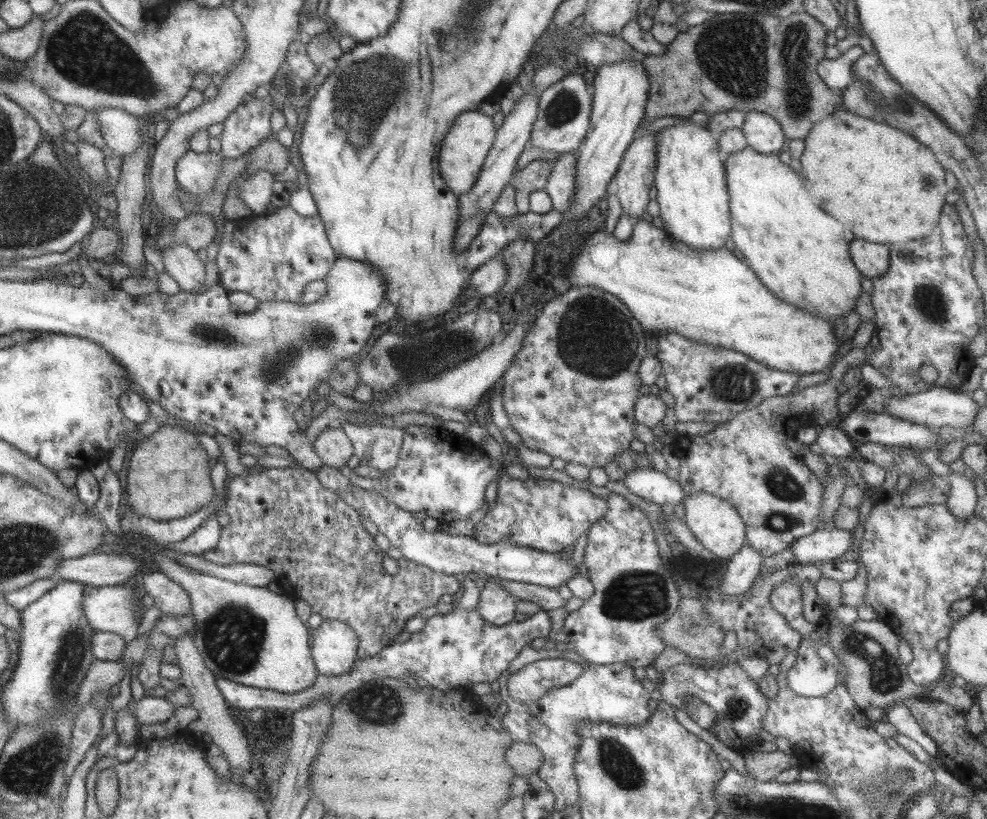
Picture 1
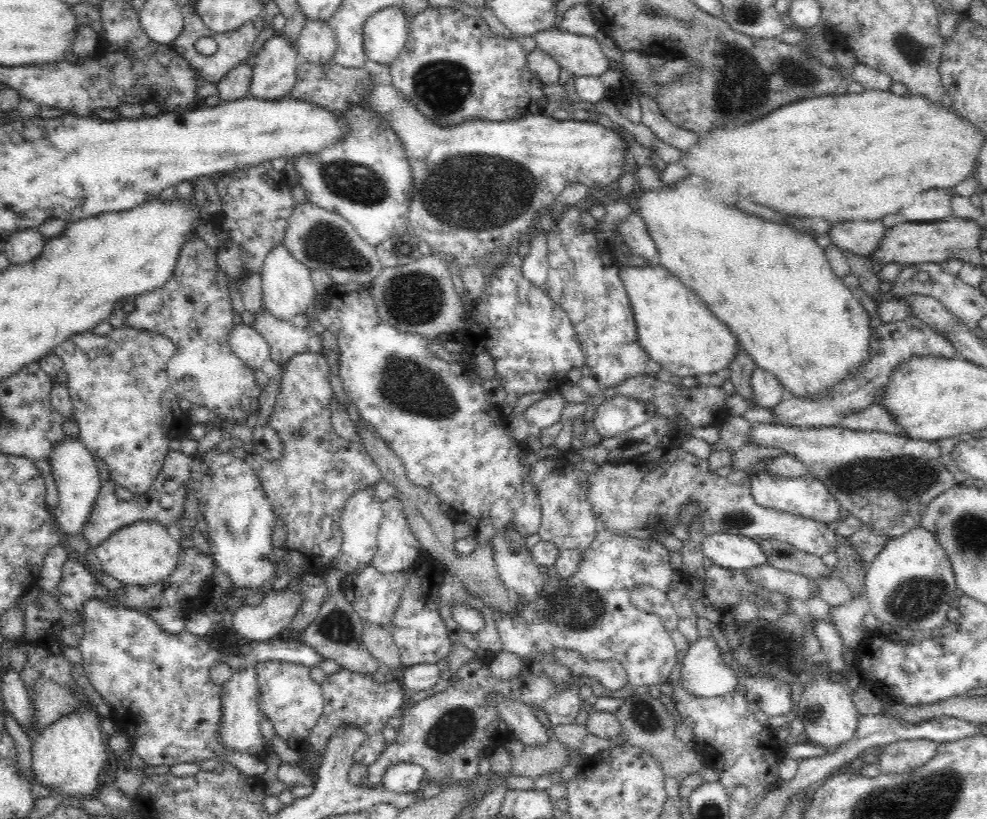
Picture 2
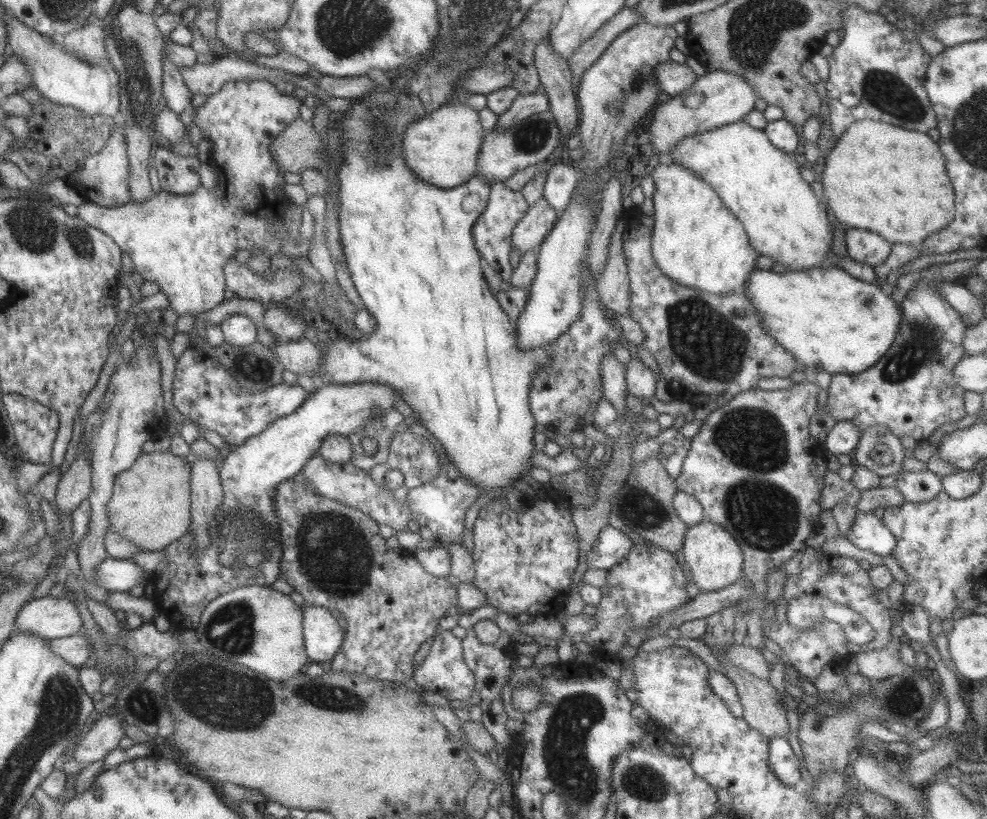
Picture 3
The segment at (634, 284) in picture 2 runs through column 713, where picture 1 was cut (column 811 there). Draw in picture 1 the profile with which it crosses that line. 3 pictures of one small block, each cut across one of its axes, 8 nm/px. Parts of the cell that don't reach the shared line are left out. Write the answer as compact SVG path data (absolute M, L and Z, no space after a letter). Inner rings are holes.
M643 218L636 221L632 228L632 234L629 240L622 241L610 235L606 231L596 232L588 237L588 240L582 246L582 250L575 256L572 262L572 268L568 270L568 279L572 284L572 288L584 288L590 286L591 288L600 288L602 291L609 292L610 295L620 300L632 312L632 316L638 320L642 328L646 330L660 330L678 333L688 339L698 341L699 343L706 343L716 347L724 347L726 349L734 349L742 352L763 364L764 367L774 368L778 371L792 372L800 375L811 375L813 373L822 372L828 369L836 352L840 352L840 356L846 349L844 346L838 346L838 336L834 335L834 327L828 320L823 320L817 316L813 316L806 310L794 307L792 304L787 304L785 301L779 300L774 296L773 292L768 291L768 288L758 279L758 276L750 269L750 266L745 260L740 260L732 251L728 251L725 247L715 250L697 250L689 248L686 244L670 237L664 229L654 228L654 225Z

